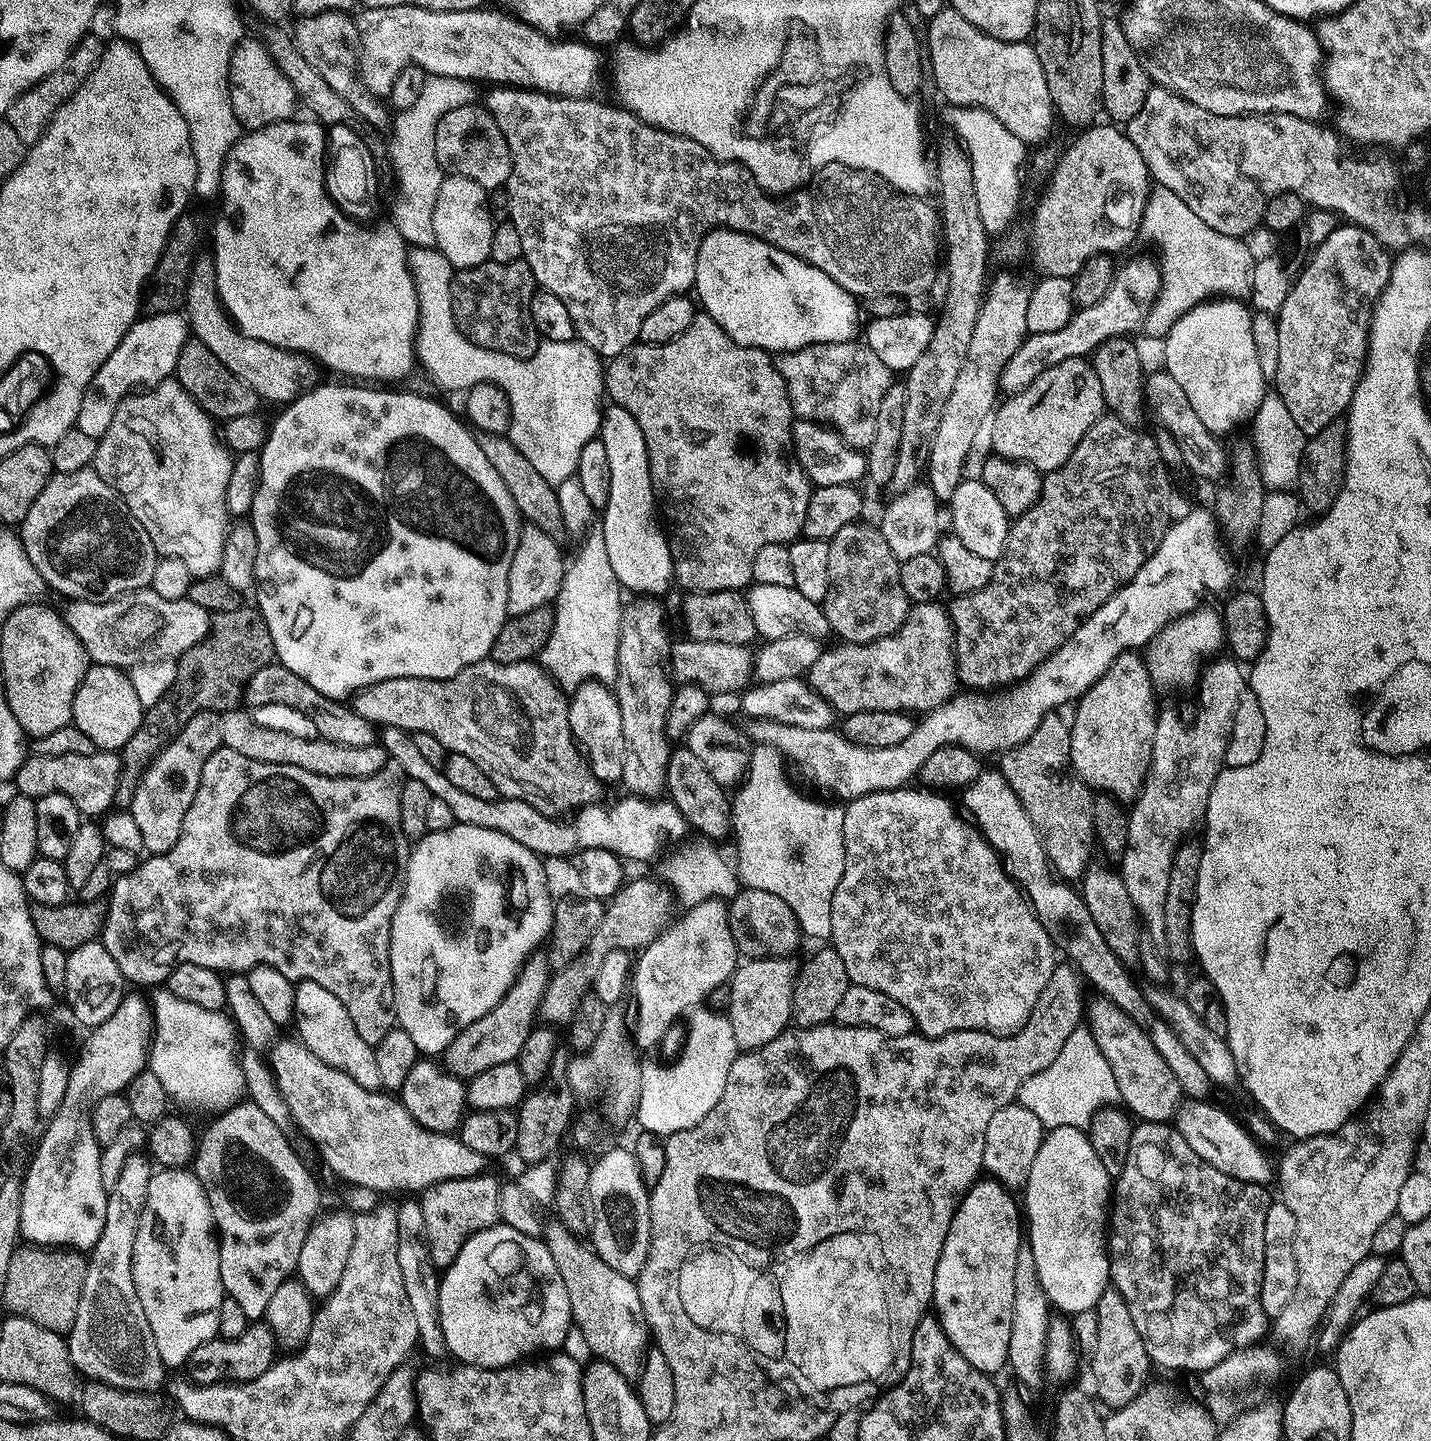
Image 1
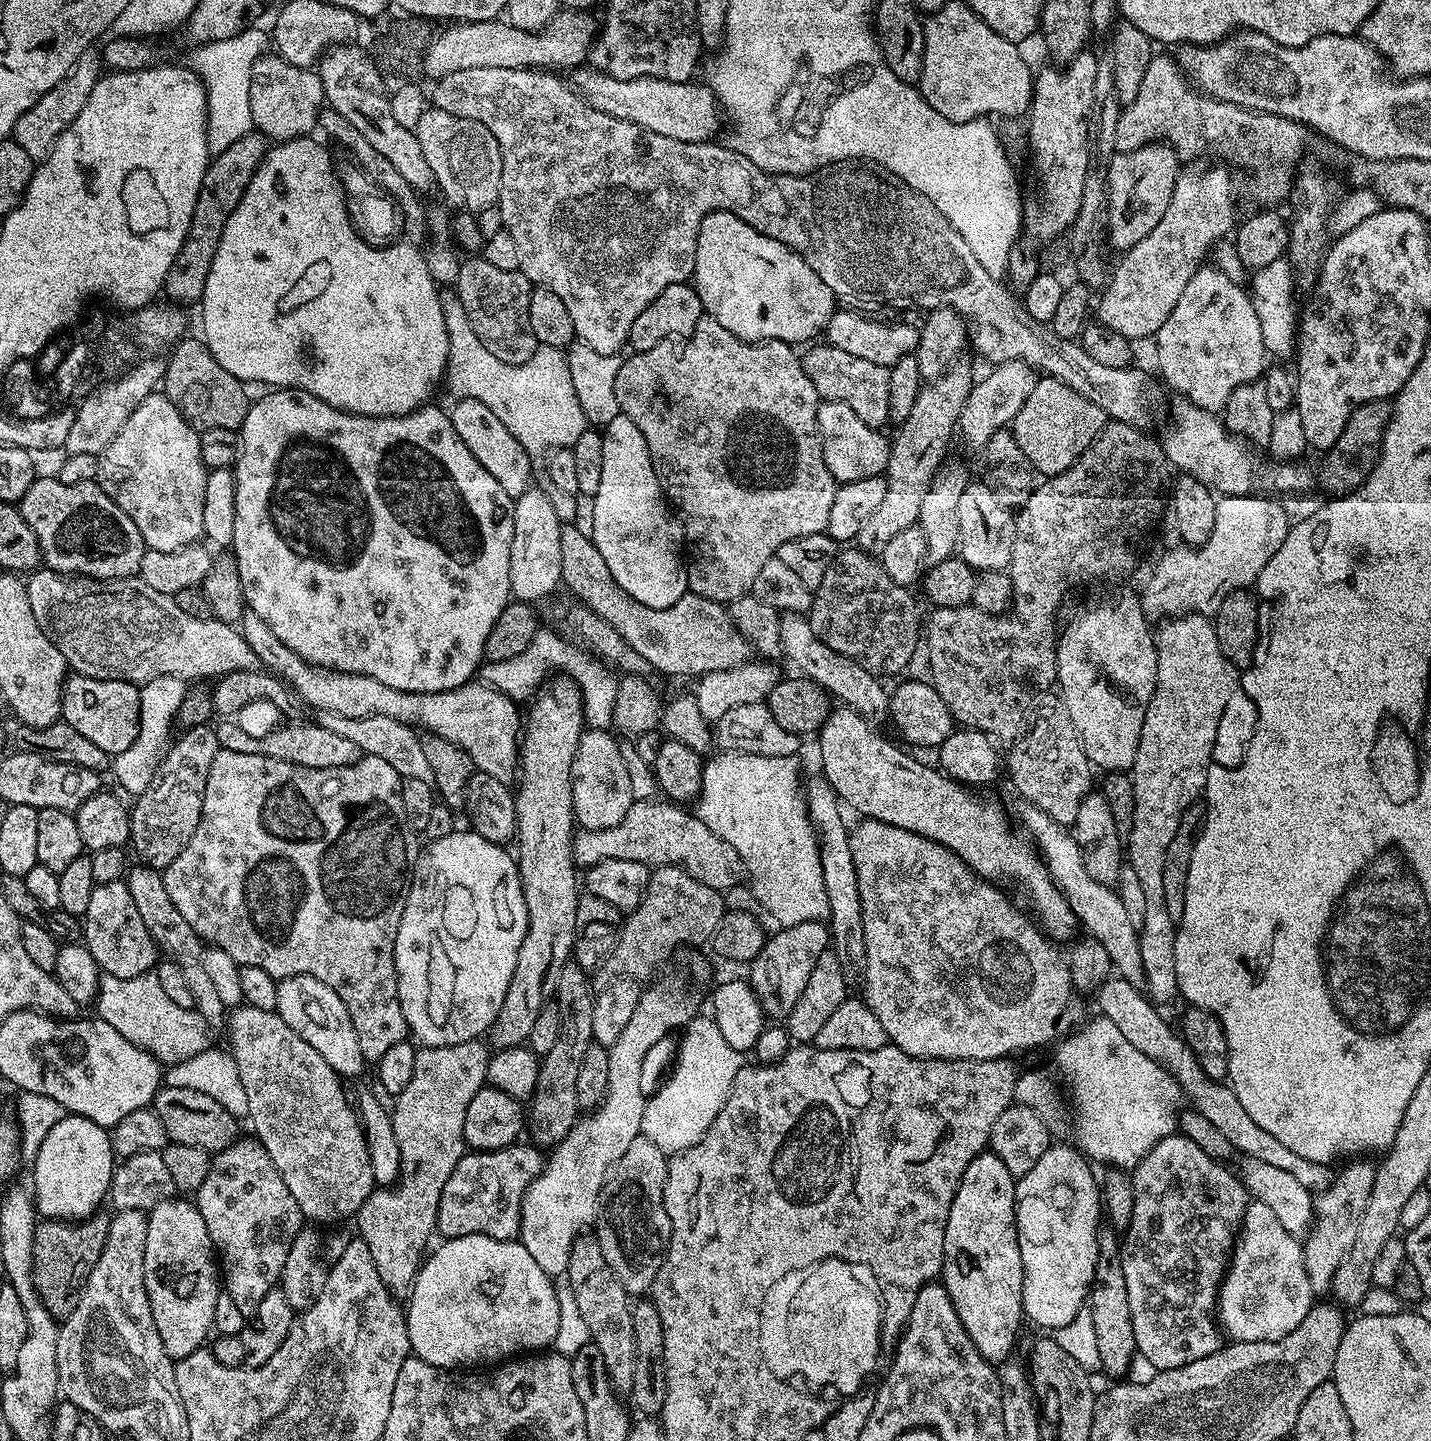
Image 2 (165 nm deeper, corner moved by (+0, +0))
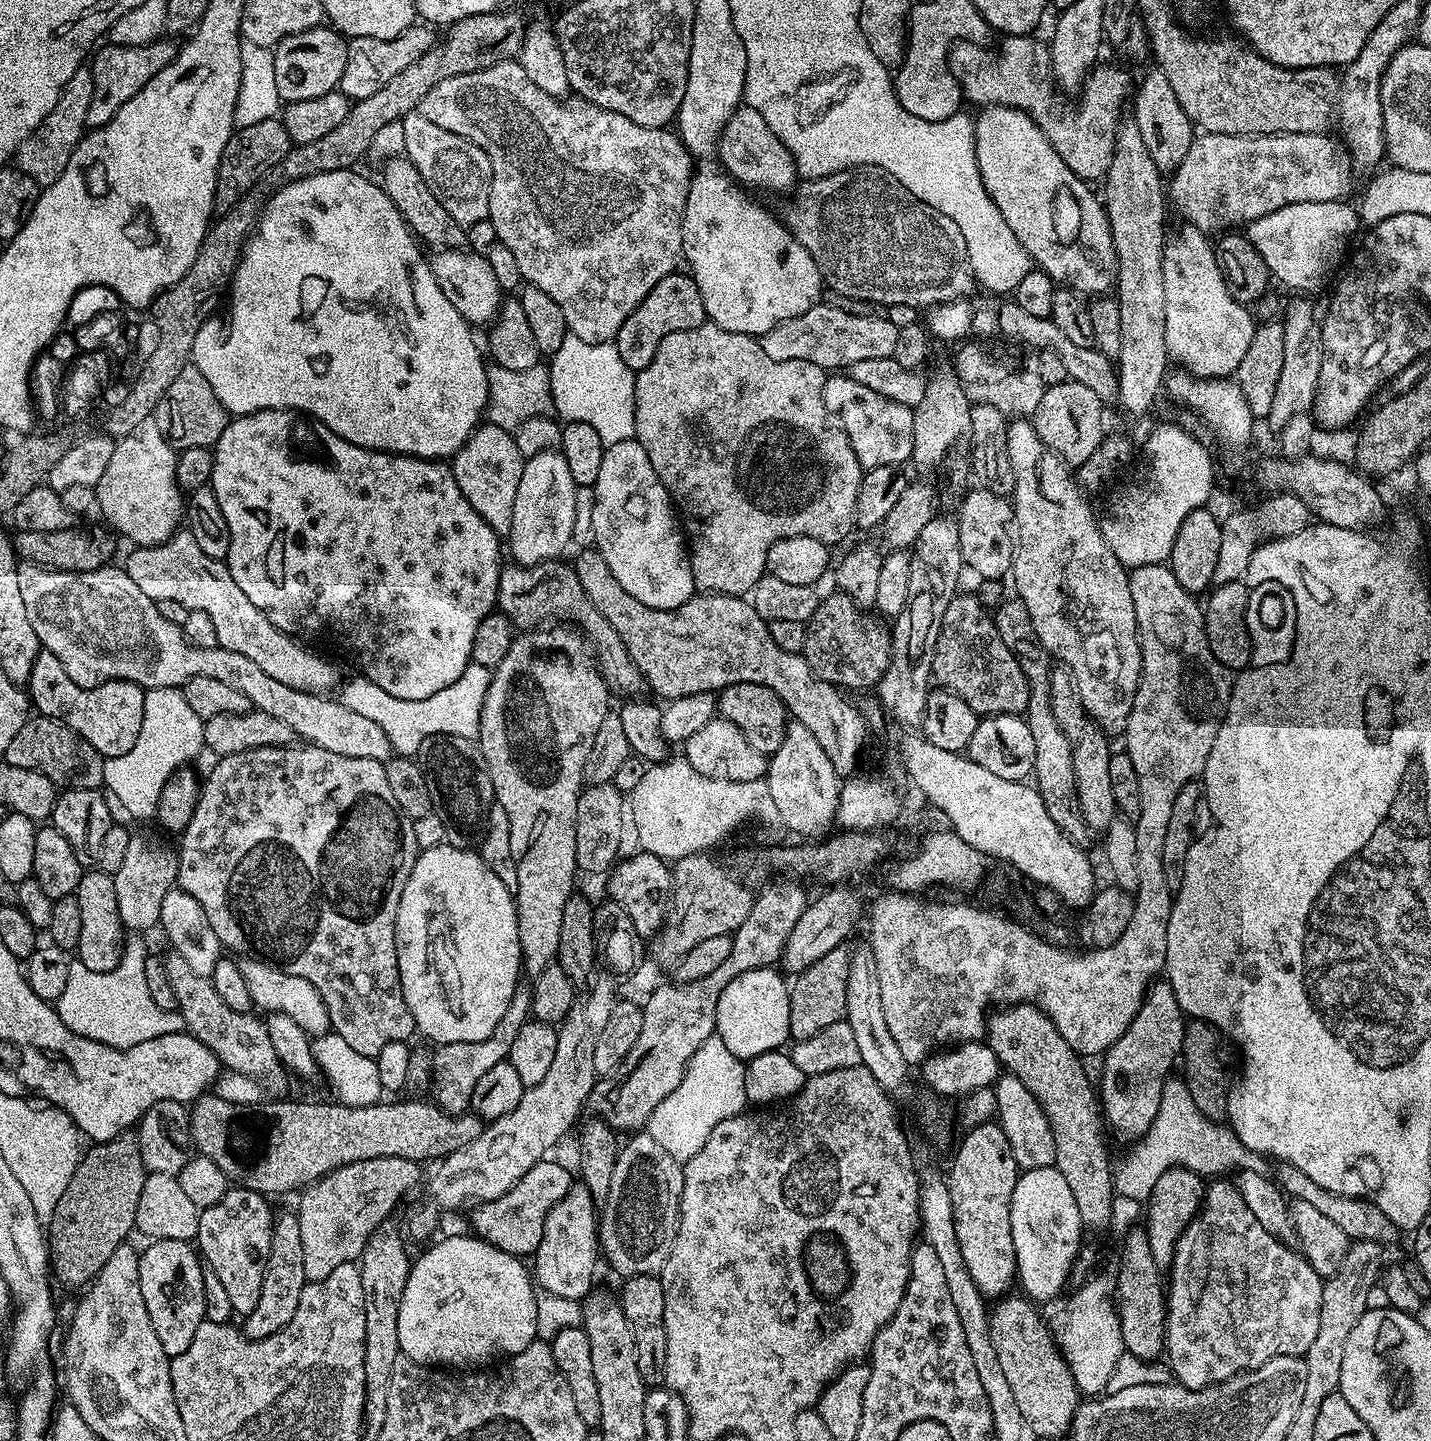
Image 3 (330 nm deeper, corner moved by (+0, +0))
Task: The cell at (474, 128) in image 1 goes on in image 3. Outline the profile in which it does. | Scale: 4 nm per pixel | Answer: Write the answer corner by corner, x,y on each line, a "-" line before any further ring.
418,110
406,114
402,123
406,137
404,156
418,166
422,178
432,185
436,195
444,201
450,218
465,226
488,219
492,167
486,150
479,148
473,140
450,134
450,130
434,126
434,122
426,122

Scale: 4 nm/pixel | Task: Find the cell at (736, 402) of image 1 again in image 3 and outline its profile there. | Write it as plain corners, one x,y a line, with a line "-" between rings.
706,322
694,330
678,330
678,334
666,334
666,338
662,338
662,346
658,346
654,354
654,362
650,362
650,366
646,366
641,372
635,373
634,439
642,446
642,450
646,450
646,458
650,458
650,466
654,466
654,474
658,474
682,521
686,544
690,549
692,577
701,593
743,597
751,593
758,578
765,575
767,552
780,539
805,536
823,540
826,545
832,546
843,534
844,527
853,519
865,469
860,467
858,458
850,446
850,438
846,438
840,425
826,410
825,379
825,369
814,366
814,362
809,360
774,362
774,358
768,357
766,350
760,348
757,337
722,330
722,326
711,322

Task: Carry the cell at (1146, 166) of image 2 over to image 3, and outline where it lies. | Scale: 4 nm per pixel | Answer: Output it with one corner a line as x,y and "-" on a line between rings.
1150,67
1148,73
1140,80
1140,85
1135,85
1136,113
1134,119
1138,130
1142,134
1142,142
1150,152
1150,158
1156,163
1161,173
1172,174
1190,150
1194,139
1194,125
1192,119
1182,110
1178,98
1174,98
1174,89
1160,67

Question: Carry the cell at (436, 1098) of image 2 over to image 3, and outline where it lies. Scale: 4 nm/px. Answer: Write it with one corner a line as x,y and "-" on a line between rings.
528,982
517,984
514,990
514,998
510,998
510,1006
506,1010
506,1014
502,1018
502,1022
498,1022
498,1026
494,1026
490,1038
482,1038
482,1042
458,1042
439,1045
432,1054
432,1070
430,1073
430,1089
434,1096
433,1101
440,1105
446,1112
460,1115
462,1112
469,1111
471,1095
474,1094
474,1086
478,1086
478,1078
482,1078
482,1074
488,1073
493,1066
505,1063
508,1060
511,1046
514,1038
518,1035
518,1030
522,1029
524,1023
528,1022
532,1016
532,985

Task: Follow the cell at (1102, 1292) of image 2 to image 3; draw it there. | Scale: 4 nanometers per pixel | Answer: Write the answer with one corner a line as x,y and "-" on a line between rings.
1025,1003
1004,1006
989,1015
986,1043
1001,1065
1017,1076
1042,1106
1054,1134
1054,1167
1066,1178
1070,1194
1074,1194
1081,1225
1085,1229
1106,1227
1112,1220
1114,1164
1108,1161
1102,1105
1093,1081
1088,1081
1080,1053
1058,1034
1042,1009

